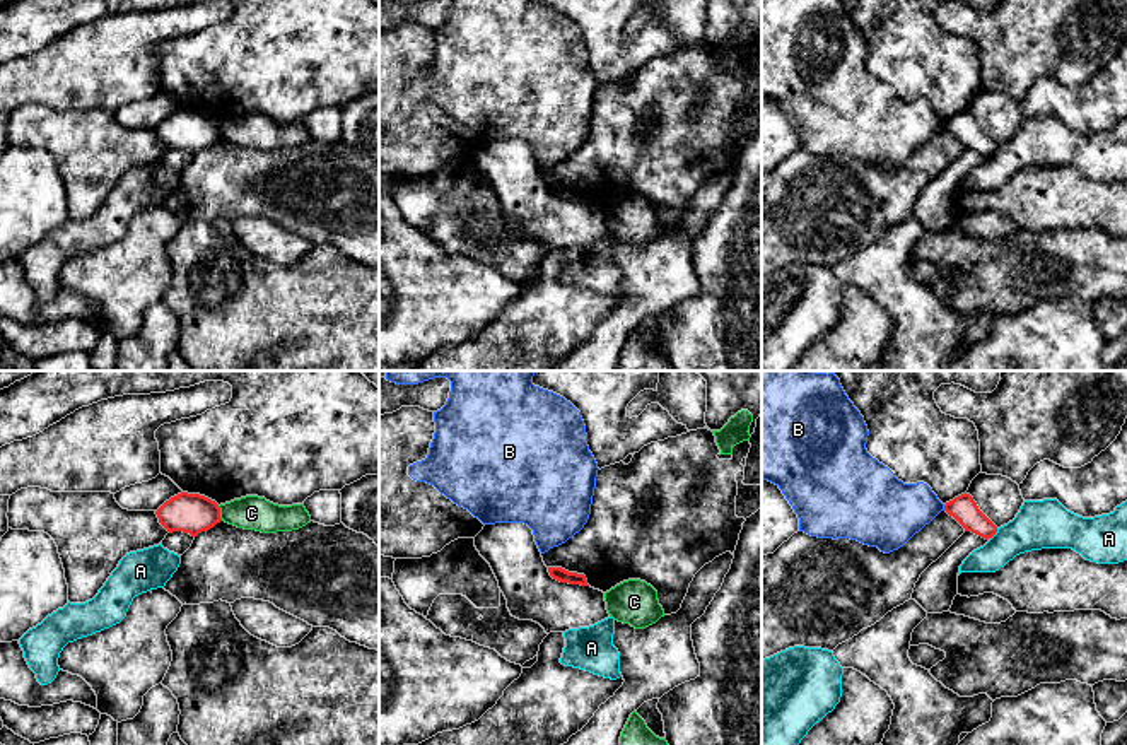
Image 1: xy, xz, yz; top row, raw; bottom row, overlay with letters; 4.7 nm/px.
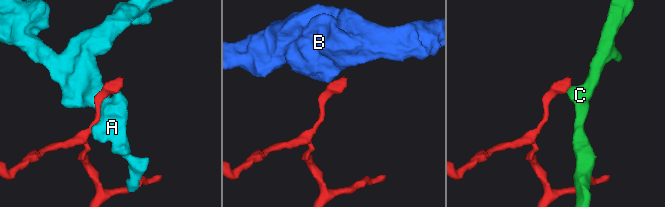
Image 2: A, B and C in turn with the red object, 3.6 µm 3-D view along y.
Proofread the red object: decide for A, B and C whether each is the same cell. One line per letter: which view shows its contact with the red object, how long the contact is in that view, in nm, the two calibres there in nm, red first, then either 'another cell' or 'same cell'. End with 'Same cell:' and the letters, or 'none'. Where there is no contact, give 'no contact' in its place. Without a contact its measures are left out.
A: contact in yz; length 70 nm; calibres 120 and 220 nm; another cell
B: contact in yz; length 30 nm; calibres 120 and 300 nm; another cell
C: contact in xy; length 80 nm; calibres 190 and 160 nm; another cell
Same cell: none

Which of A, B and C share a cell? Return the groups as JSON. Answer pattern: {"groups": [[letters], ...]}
{"groups": [["A"], ["B"], ["C"]]}

